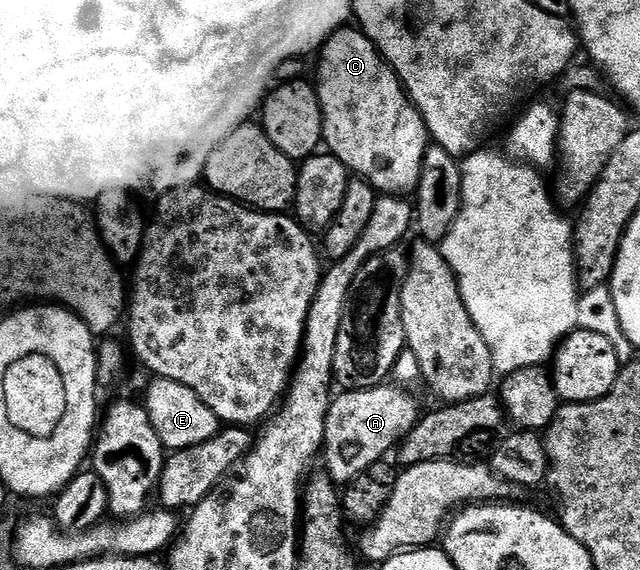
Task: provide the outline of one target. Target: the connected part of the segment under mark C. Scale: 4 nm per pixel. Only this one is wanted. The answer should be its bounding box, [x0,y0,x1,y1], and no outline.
[318,31,430,193]

